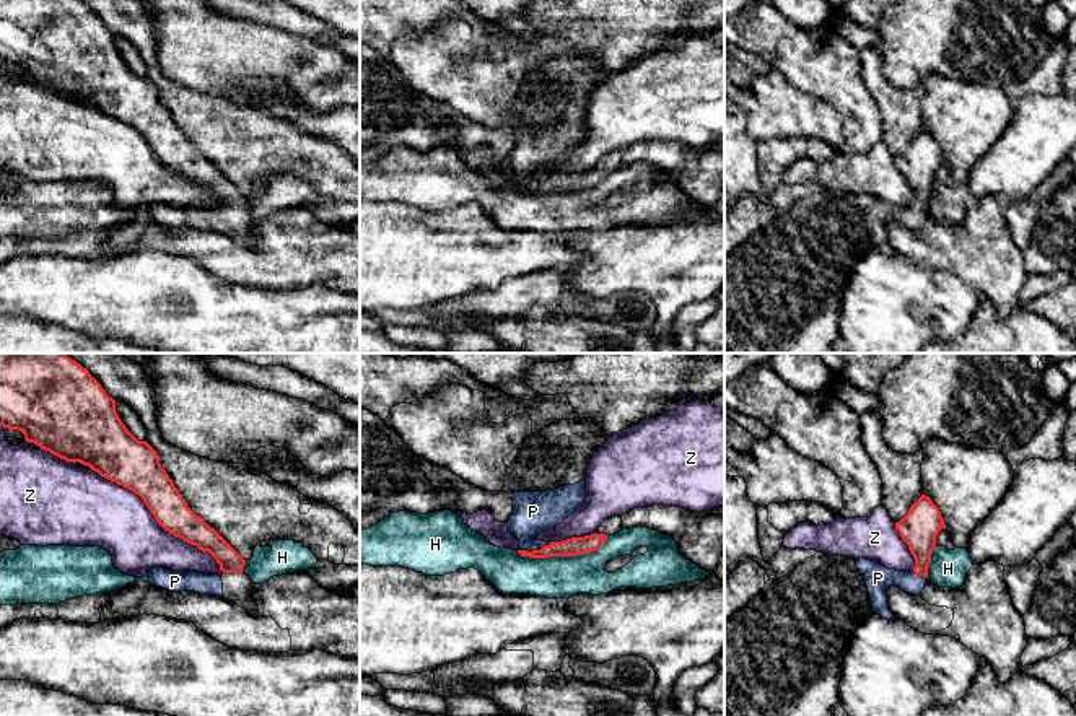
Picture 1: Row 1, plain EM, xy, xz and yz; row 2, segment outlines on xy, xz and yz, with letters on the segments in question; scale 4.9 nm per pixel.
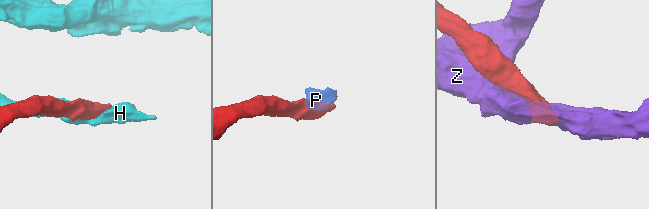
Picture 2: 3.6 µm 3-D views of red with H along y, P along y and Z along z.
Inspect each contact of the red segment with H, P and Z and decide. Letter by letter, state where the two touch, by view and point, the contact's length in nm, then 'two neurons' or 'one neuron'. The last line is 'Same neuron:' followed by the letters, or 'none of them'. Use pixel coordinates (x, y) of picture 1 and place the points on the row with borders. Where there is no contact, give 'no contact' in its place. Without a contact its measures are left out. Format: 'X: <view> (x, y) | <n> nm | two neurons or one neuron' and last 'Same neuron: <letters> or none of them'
H: xz (562, 555) | 460 nm | two neurons
P: xz (534, 550) | 170 nm | one neuron
Z: xy (155, 518) | 800 nm | two neurons
Same neuron: P

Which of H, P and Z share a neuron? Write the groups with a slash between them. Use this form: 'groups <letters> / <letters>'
groups H / P / Z

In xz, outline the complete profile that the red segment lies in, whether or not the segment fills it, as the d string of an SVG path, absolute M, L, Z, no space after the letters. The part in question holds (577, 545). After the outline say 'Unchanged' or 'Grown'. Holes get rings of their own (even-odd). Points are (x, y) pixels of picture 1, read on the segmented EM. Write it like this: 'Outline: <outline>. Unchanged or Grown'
Outline: M575 418L552 423L524 439L516 461L506 469L503 488L513 500L508 529L519 540L518 553L521 557L576 557L596 552L607 540L606 534L596 532L562 542L544 542L537 539L540 532L557 527L584 503L589 461L606 444L607 438L597 420Z. Grown

